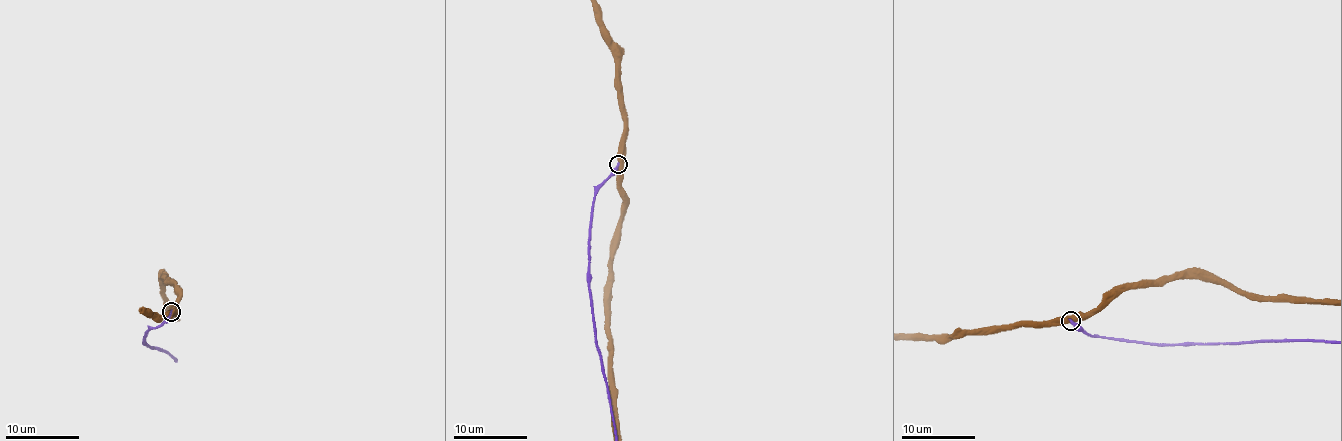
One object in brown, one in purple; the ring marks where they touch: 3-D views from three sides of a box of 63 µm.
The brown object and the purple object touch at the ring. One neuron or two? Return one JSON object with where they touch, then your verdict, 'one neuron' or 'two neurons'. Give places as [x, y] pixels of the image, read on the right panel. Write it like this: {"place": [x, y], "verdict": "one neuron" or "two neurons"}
{"place": [1071, 320], "verdict": "two neurons"}

